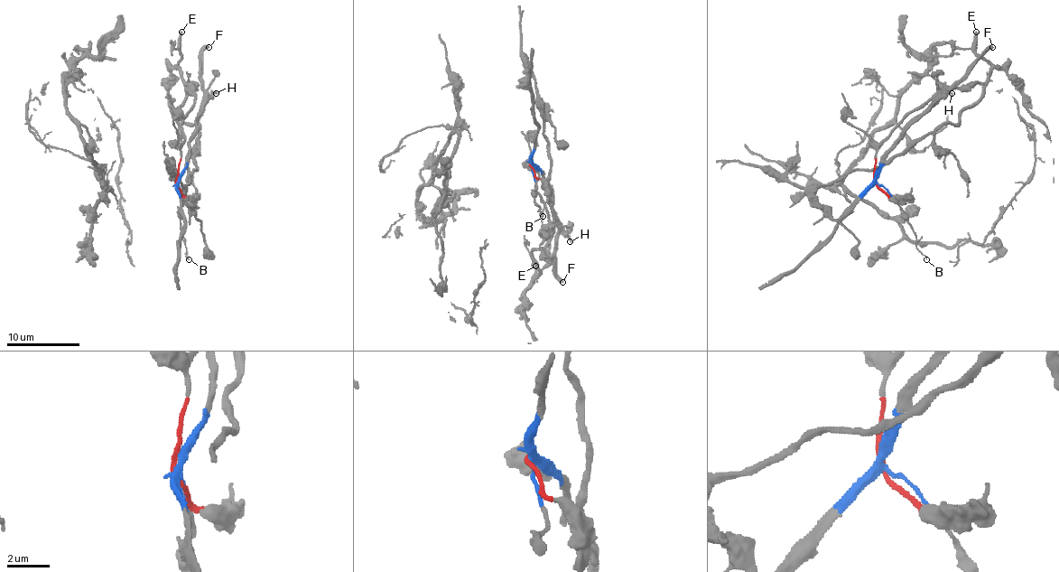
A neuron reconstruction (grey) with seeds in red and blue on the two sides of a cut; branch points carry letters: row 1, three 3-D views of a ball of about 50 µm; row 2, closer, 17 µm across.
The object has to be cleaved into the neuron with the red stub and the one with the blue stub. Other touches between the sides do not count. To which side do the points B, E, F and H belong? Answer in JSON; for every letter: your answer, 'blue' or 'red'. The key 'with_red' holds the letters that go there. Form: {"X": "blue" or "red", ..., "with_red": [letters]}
{"B": "blue", "E": "red", "F": "blue", "H": "blue", "with_red": ["E"]}

